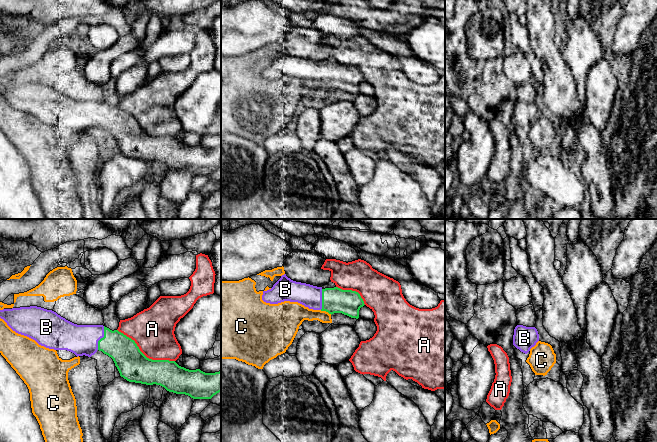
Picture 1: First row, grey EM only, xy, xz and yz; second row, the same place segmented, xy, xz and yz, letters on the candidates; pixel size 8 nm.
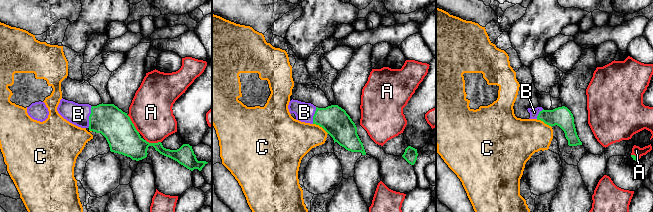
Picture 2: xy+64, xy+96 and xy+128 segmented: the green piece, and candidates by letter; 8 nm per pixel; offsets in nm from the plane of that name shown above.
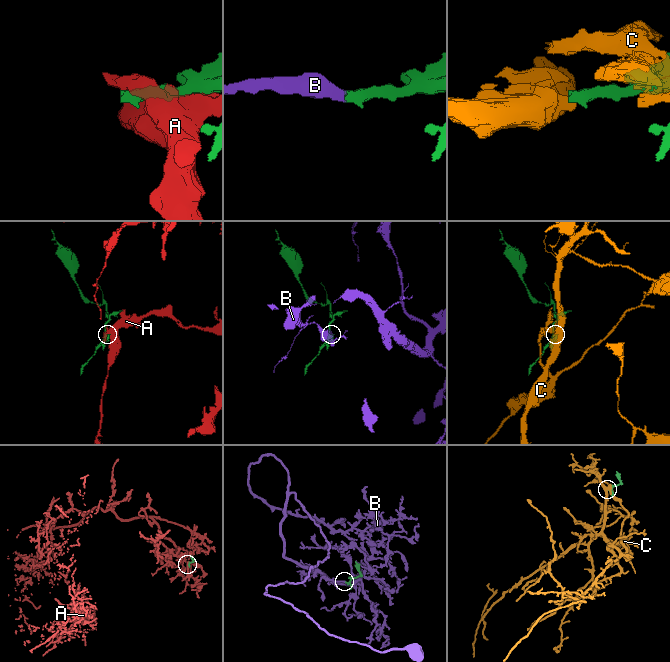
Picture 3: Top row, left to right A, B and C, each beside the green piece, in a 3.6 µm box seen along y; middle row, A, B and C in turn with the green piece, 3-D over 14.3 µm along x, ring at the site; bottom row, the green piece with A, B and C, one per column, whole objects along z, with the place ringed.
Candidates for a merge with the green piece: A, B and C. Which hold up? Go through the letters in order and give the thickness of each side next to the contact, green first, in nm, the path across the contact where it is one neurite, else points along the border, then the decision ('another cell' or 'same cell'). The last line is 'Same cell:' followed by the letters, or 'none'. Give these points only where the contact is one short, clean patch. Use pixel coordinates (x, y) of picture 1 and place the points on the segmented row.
A: 240/340 nm | another cell
B: 220/240 nm | across xy (125, 353), (115, 344), (101, 338), (81, 340) | same cell
C: 200/180 nm | along xz (320, 310), (325, 310), (331, 314) | another cell
Same cell: B

